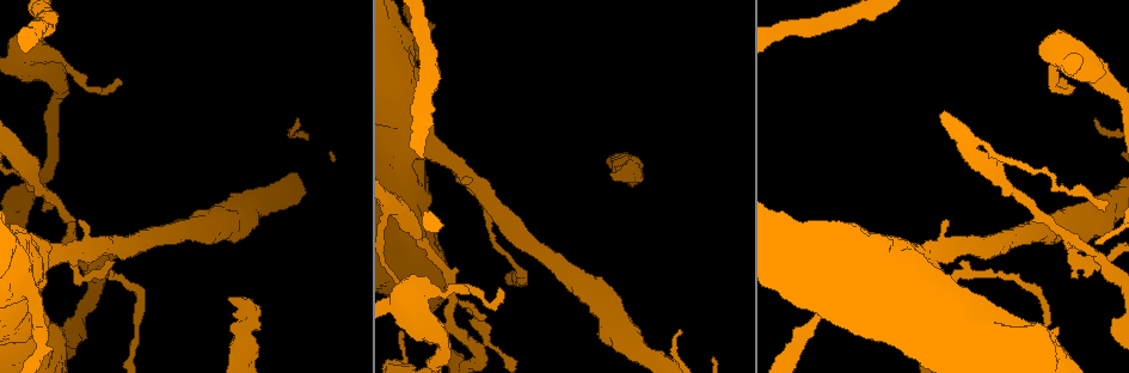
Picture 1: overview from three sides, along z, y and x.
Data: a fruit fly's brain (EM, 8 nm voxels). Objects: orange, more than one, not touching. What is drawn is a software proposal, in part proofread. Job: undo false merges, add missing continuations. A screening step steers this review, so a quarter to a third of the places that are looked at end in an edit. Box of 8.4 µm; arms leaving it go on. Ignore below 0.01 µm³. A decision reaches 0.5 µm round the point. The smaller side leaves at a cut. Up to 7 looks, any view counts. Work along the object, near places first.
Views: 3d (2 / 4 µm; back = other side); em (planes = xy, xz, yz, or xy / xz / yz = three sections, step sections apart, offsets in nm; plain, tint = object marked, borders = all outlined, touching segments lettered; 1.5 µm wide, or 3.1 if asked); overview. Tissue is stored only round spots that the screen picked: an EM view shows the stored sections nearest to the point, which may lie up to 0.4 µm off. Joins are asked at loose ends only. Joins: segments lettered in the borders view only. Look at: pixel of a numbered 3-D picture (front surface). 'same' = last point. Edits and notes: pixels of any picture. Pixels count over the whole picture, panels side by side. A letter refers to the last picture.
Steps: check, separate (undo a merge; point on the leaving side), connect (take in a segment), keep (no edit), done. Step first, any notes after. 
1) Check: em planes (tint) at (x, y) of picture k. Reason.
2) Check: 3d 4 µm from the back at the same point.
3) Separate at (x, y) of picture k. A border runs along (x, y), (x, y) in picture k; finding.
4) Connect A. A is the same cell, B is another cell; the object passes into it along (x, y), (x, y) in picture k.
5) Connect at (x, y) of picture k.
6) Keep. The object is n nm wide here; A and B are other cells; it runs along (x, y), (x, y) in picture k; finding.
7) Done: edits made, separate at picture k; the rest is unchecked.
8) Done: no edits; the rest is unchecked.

Check: em xy step 4 (tint) at (103, 261) of picture 1. Abrupt turn.

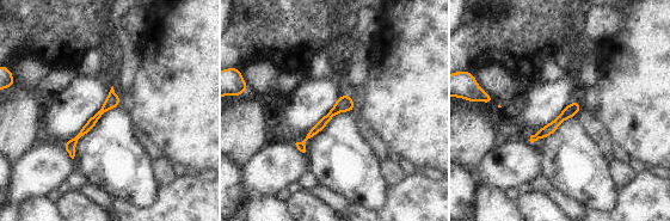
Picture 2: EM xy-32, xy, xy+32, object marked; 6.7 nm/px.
Check: em planes (tint) at the same point. Cut it another way.

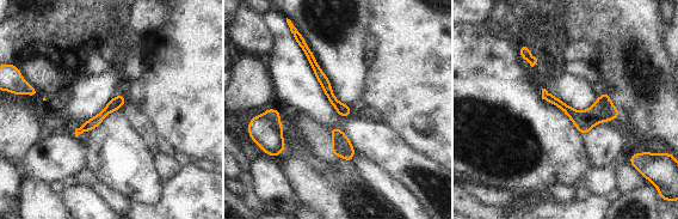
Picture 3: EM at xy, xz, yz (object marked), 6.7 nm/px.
Check: em planes (borders) at the same point. See the neighbours.

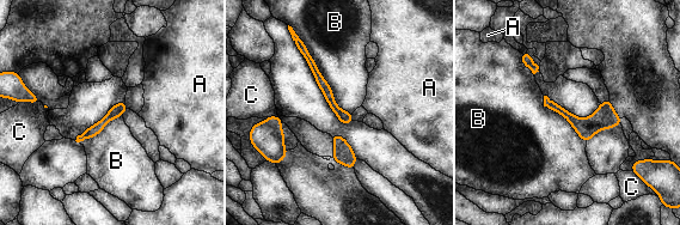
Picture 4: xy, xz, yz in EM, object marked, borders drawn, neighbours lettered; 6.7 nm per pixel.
Keep. The object is 90 nm wide here; A, B and C are other cells; it runs along (304, 52), (331, 103), (348, 121) in picture 4; continuous, no second cell.

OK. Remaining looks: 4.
Check: em planes (plain) at (119, 80) of picture 1. Branch stops here.

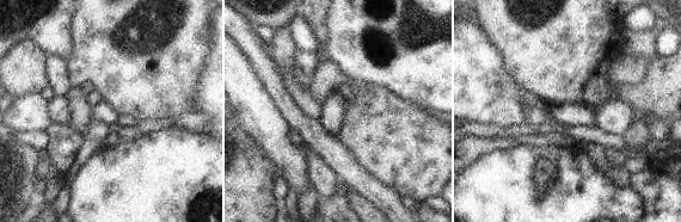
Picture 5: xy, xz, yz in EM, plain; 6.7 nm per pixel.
Check: em planes (borders) at the same point.

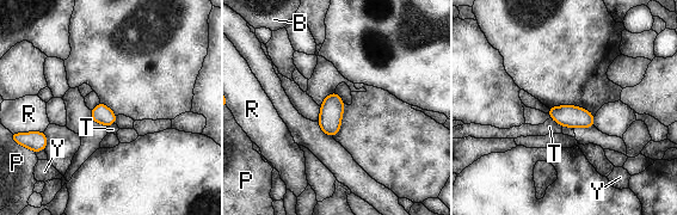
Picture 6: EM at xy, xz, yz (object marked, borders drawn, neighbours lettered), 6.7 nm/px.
Keep. The object is 140 nm wide here; B, P, R, T and Y are other cells; a border runs along (551, 117), (561, 127) in picture 6; none of them fits.

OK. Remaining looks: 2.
Check: em planes (tint) at (75, 252) of picture 1. Three arms meet.

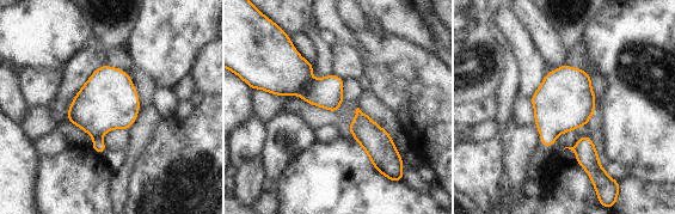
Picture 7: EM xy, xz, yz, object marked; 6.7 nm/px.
Check: em planes (borders) at the same point. What lies round it.

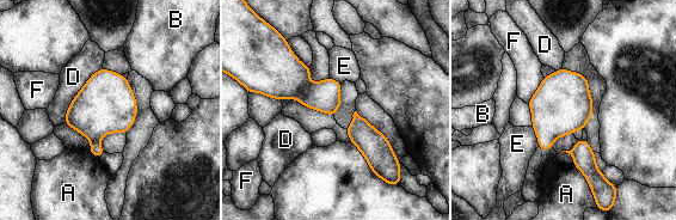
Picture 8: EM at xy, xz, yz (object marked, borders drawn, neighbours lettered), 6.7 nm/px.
Separate at (96, 148) of picture 8. The longest contact is with D, 460 nm; A, B, D, E and F are other cells; a second cell is stuck on.

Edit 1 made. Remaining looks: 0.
Done: edits made, separate at picture 8; the rest is unchecked.

